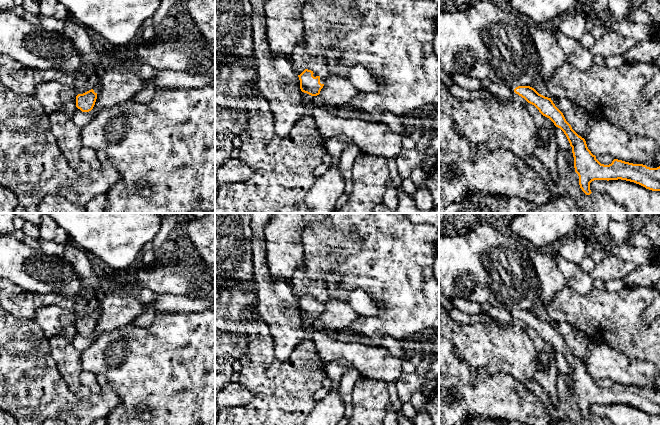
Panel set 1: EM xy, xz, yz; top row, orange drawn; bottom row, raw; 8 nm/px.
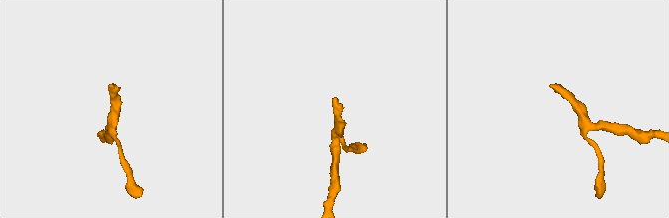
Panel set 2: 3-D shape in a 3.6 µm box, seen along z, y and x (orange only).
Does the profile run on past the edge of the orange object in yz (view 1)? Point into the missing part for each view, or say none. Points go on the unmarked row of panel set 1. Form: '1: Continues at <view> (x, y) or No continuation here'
1: No continuation here

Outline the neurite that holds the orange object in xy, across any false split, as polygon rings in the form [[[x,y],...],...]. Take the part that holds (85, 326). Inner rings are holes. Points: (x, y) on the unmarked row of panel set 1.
[[[101,307],[83,318],[78,318],[76,320],[76,331],[82,336],[91,335],[95,329],[97,318],[100,316],[100,314]]]

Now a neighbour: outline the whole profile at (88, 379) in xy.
[[[84,371],[80,375],[80,381],[81,381],[82,385],[88,387],[92,393],[94,393],[94,394],[103,393],[99,387],[95,374]]]

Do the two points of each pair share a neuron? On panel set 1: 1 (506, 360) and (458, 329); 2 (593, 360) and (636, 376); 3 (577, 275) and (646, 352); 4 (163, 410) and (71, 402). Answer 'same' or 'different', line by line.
1: same
2: same
3: different
4: different

